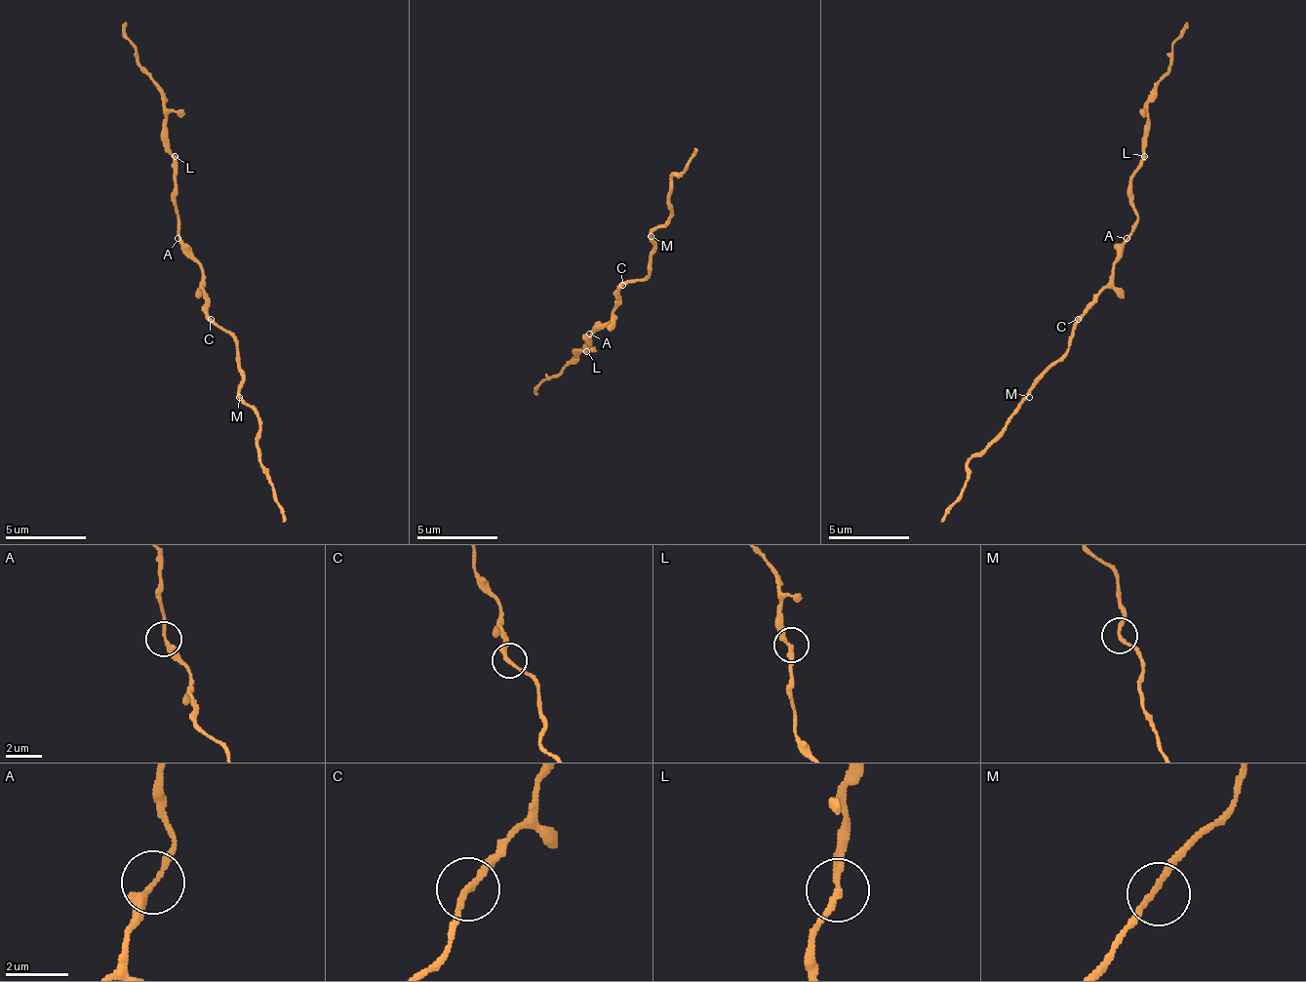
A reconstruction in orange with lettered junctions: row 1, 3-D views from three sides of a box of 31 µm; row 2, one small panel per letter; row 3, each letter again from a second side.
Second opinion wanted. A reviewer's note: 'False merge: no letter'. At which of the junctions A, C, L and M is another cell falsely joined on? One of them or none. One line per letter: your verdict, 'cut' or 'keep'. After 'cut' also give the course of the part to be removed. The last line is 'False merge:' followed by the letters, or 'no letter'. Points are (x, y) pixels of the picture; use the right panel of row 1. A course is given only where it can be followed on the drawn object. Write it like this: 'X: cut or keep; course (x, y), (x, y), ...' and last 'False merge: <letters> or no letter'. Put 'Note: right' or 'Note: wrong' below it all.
A: keep
C: keep
L: keep
M: keep
False merge: no letter
Note: right

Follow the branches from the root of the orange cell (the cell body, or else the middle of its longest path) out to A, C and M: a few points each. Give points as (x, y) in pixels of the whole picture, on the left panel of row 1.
A: (202, 287), (198, 258), (178, 238)
C: (202, 287), (202, 311), (211, 319)
M: (202, 287), (202, 307), (235, 339), (239, 397)

